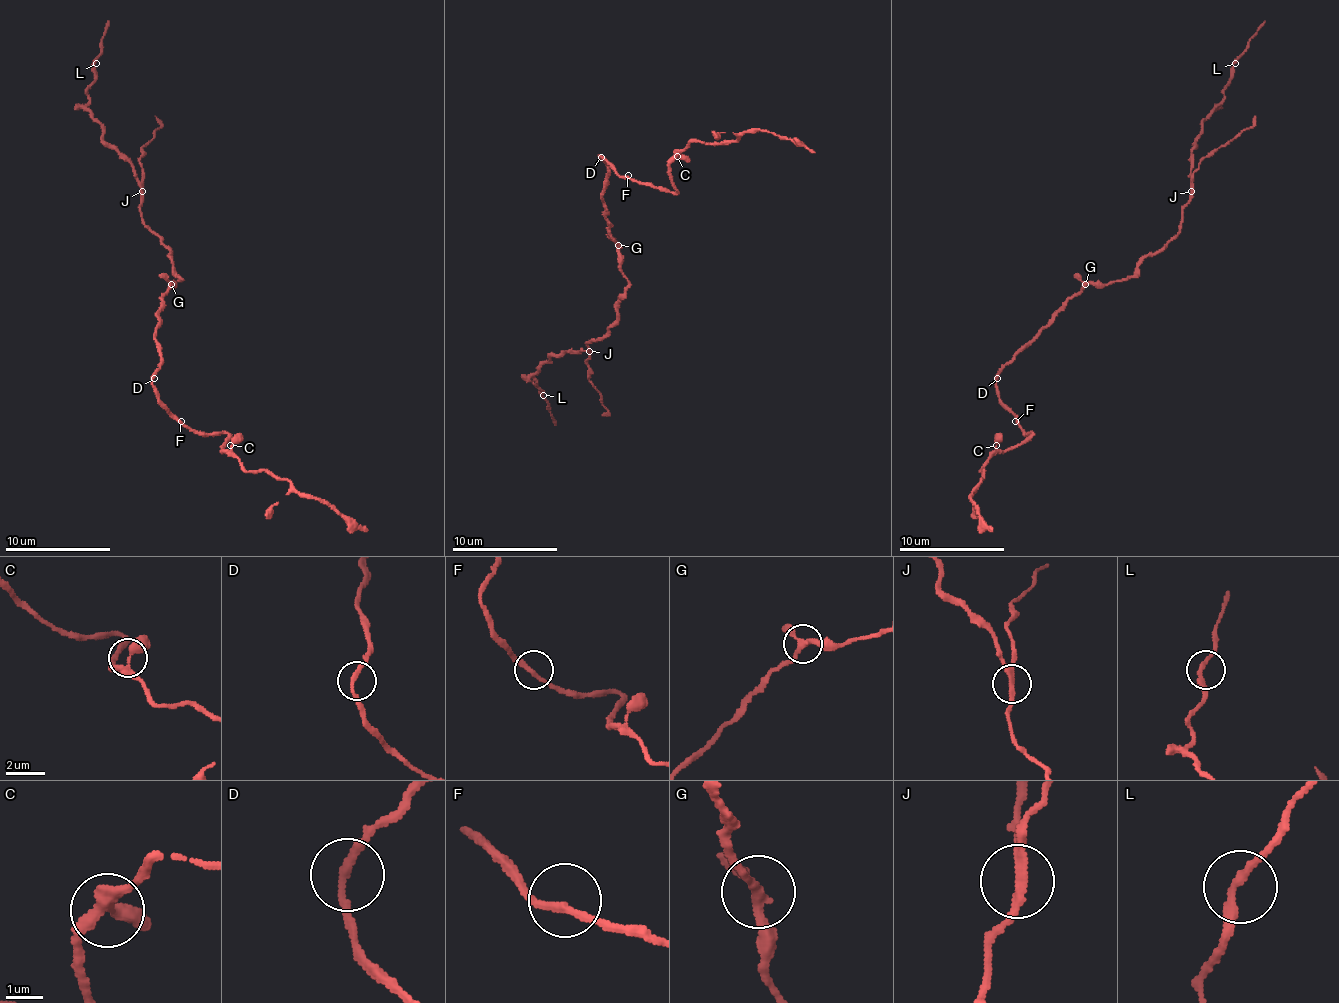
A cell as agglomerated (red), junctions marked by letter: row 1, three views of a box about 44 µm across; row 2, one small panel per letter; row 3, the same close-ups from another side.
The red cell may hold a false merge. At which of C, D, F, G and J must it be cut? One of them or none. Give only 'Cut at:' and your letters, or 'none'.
Cut at: J

